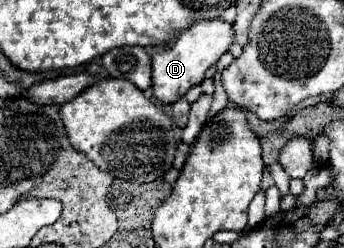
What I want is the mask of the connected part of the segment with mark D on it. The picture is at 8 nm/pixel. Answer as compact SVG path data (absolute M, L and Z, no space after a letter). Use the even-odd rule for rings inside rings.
M211 19L211 21L195 21L185 33L179 33L165 49L155 49L153 59L153 95L165 105L171 105L185 97L185 93L205 79L205 73L211 65L219 61L219 57L229 49L235 41L235 33L229 23Z

